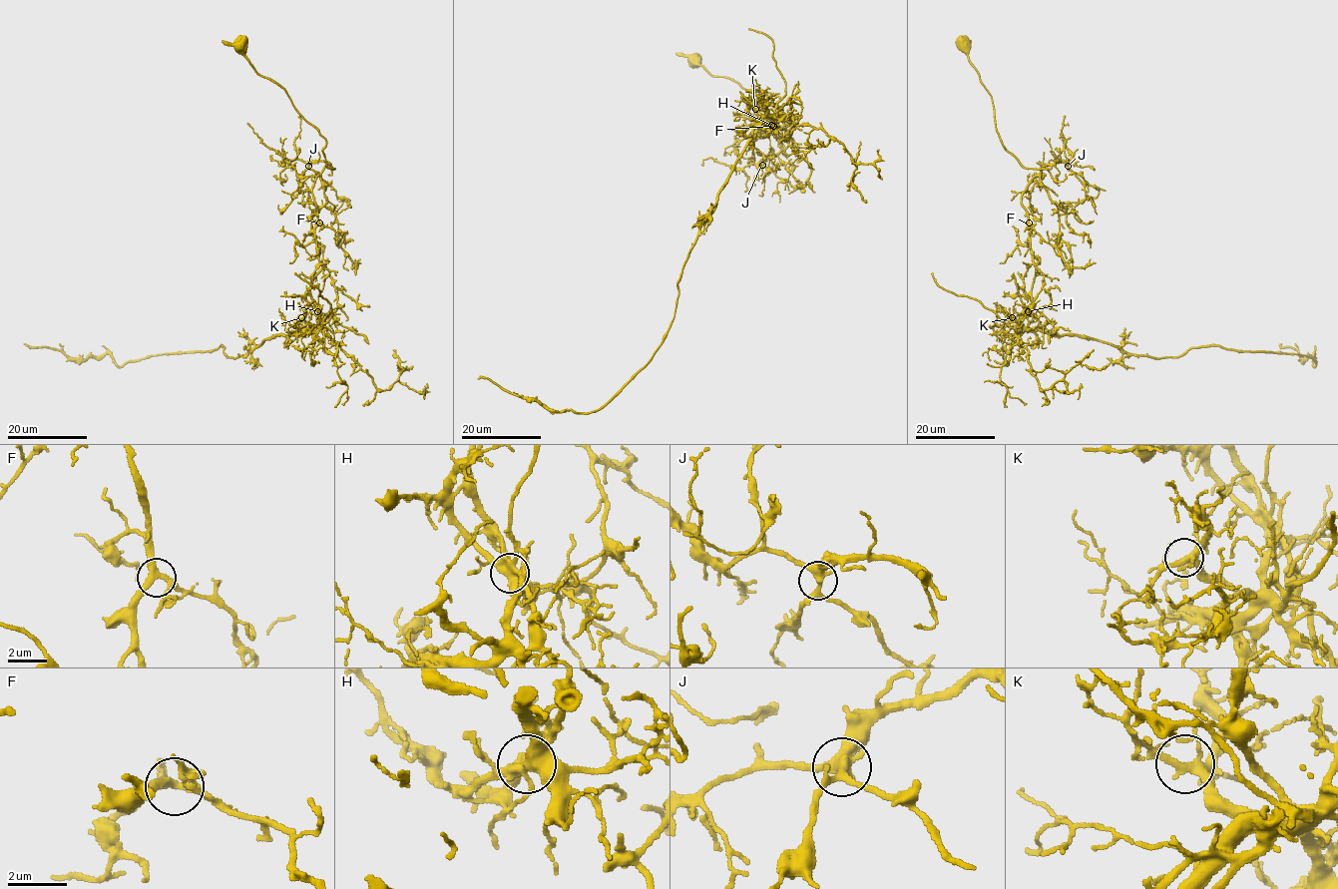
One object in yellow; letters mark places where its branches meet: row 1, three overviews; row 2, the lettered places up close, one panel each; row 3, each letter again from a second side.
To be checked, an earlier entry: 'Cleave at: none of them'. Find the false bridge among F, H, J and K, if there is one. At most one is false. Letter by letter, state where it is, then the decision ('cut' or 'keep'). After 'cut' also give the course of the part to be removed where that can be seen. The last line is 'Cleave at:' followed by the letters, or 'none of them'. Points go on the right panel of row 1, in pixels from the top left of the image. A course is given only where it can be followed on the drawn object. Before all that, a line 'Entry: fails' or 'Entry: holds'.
Entry: fails
F: (1029, 222) | keep
H: (1028, 311) | cut | (1029, 310), (1021, 329), (1128, 354), (1220, 345), (1306, 354), (1314, 366), (1314, 353), (1281, 343)
J: (1068, 166) | keep
K: (1012, 317) | keep
Cleave at: H

